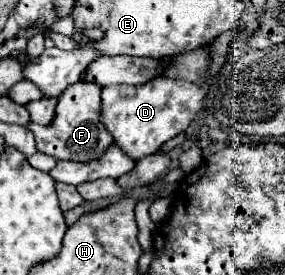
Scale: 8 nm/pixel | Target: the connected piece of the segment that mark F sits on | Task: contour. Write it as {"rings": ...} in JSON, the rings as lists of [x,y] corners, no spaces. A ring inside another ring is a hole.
{"rings":[[[76,82],[60,94],[56,104],[56,118],[52,118],[52,126],[40,126],[30,122],[26,128],[36,138],[36,148],[50,154],[56,160],[78,160],[86,162],[102,156],[102,152],[112,144],[112,136],[104,130],[100,122],[100,86],[88,82]]]}

